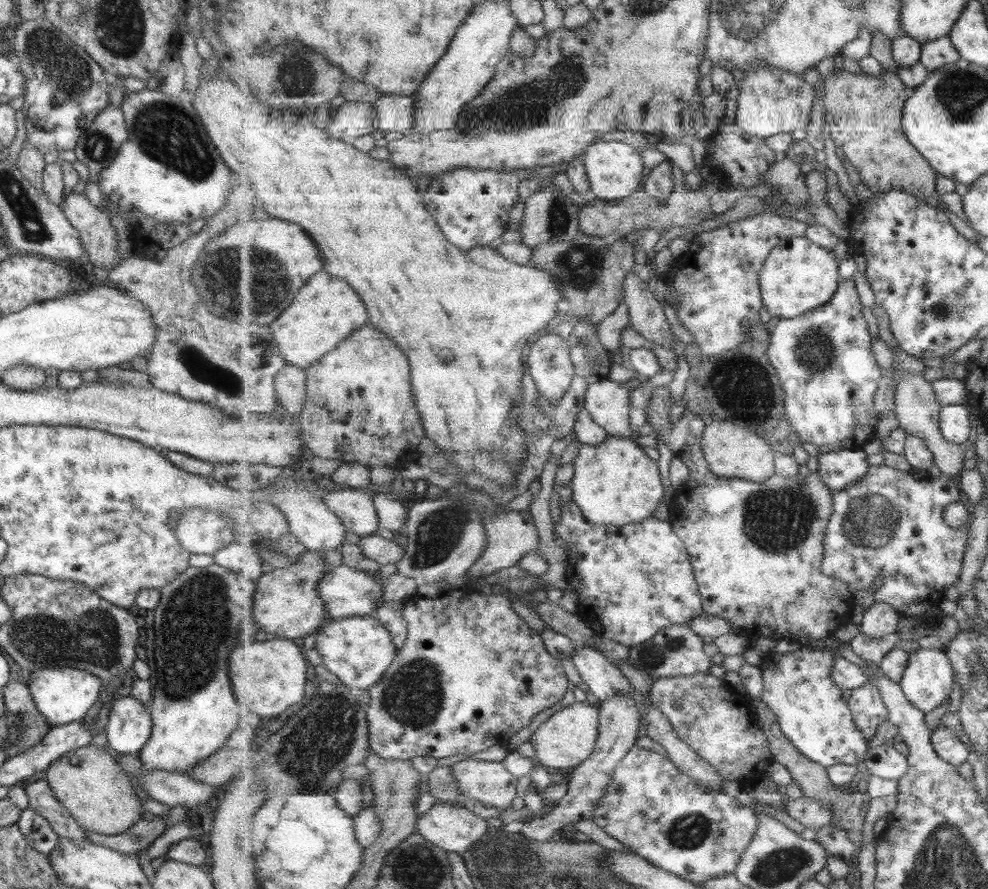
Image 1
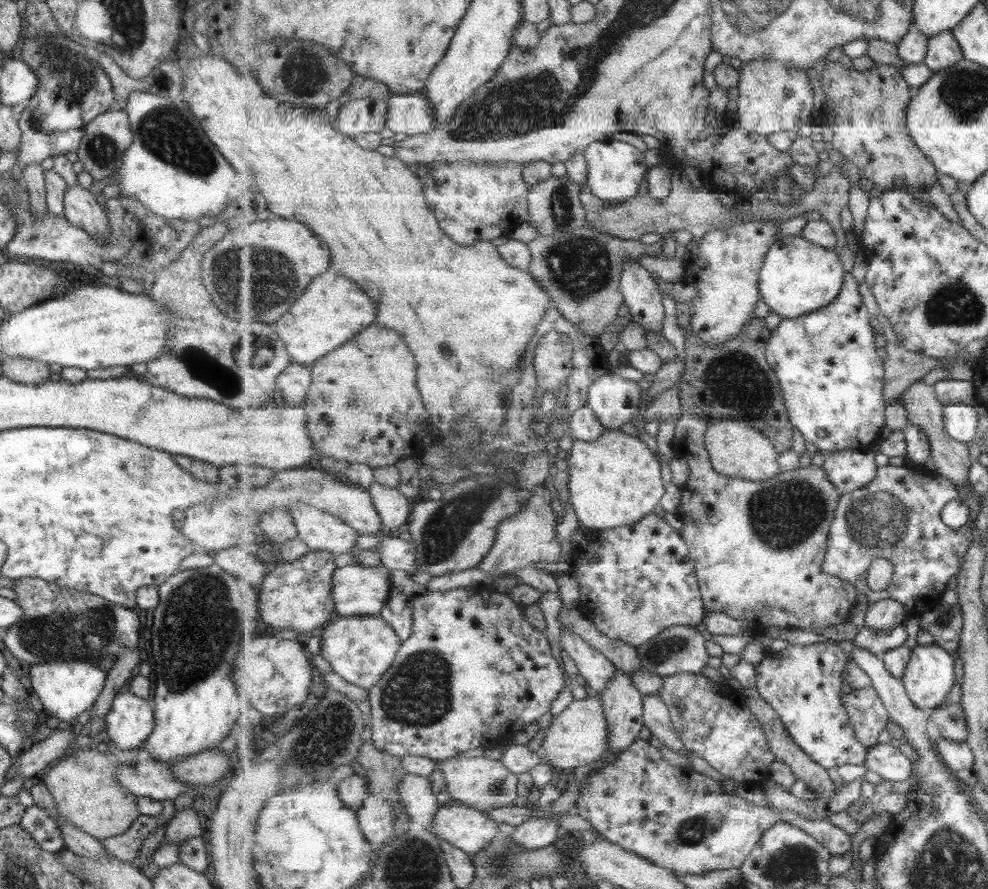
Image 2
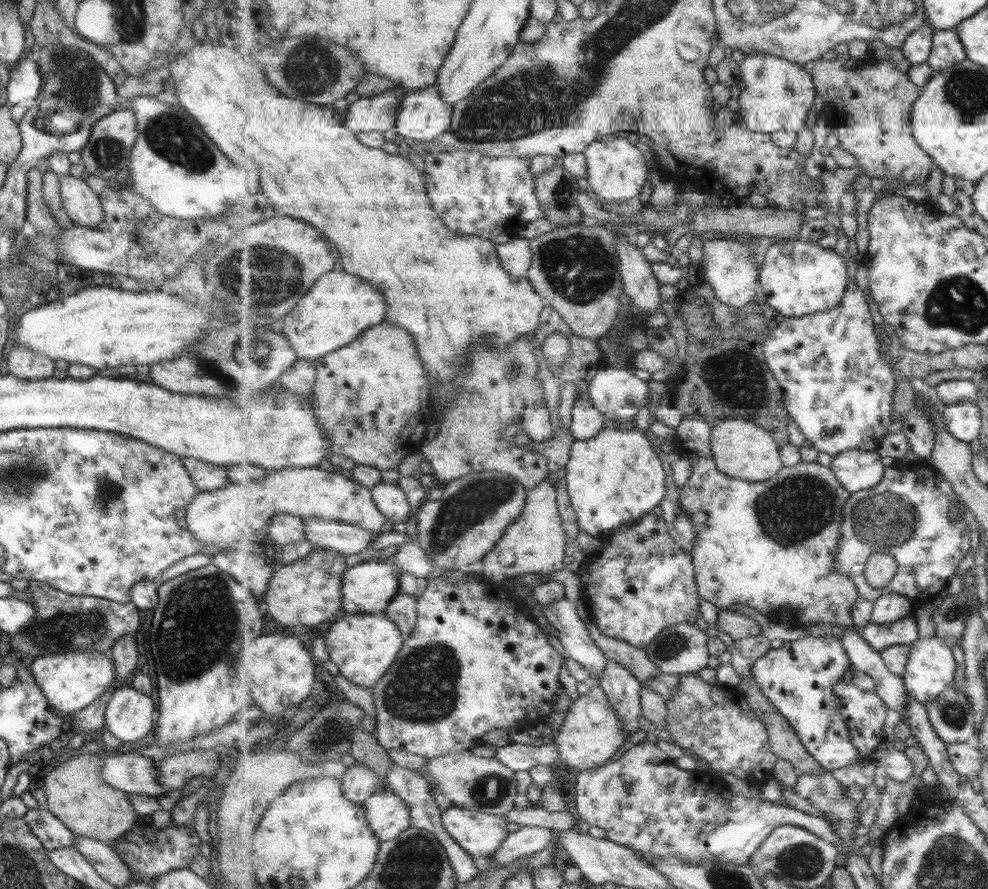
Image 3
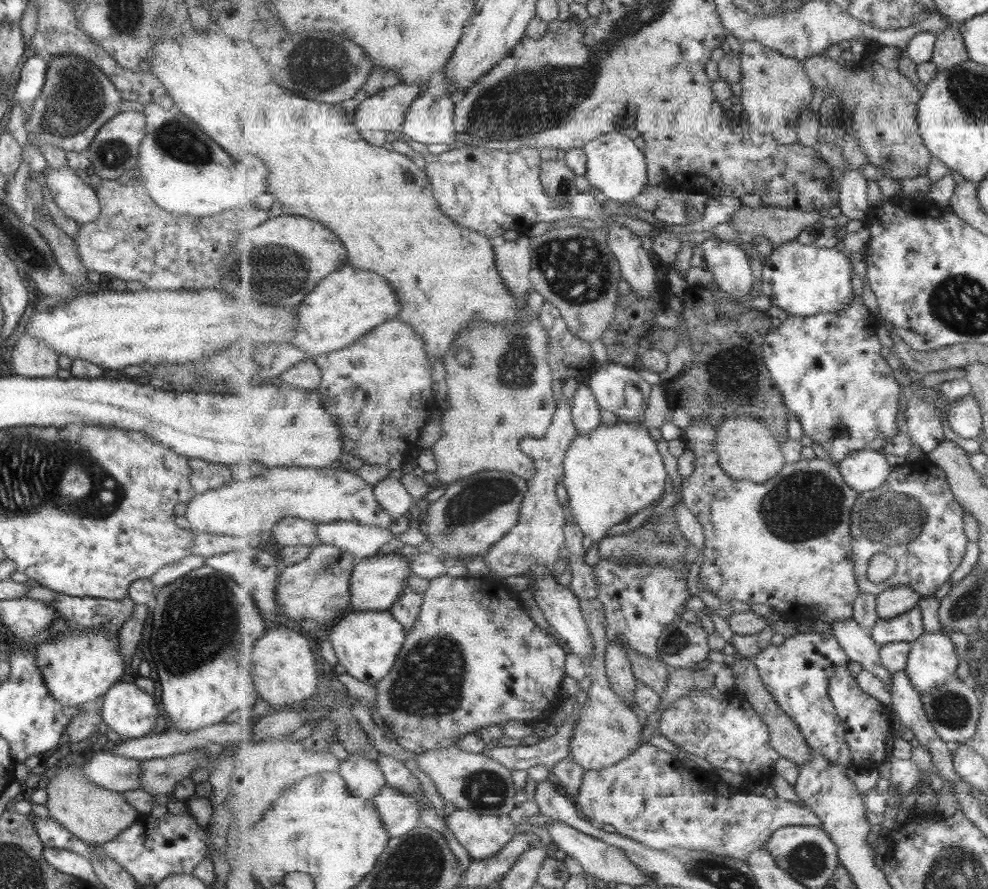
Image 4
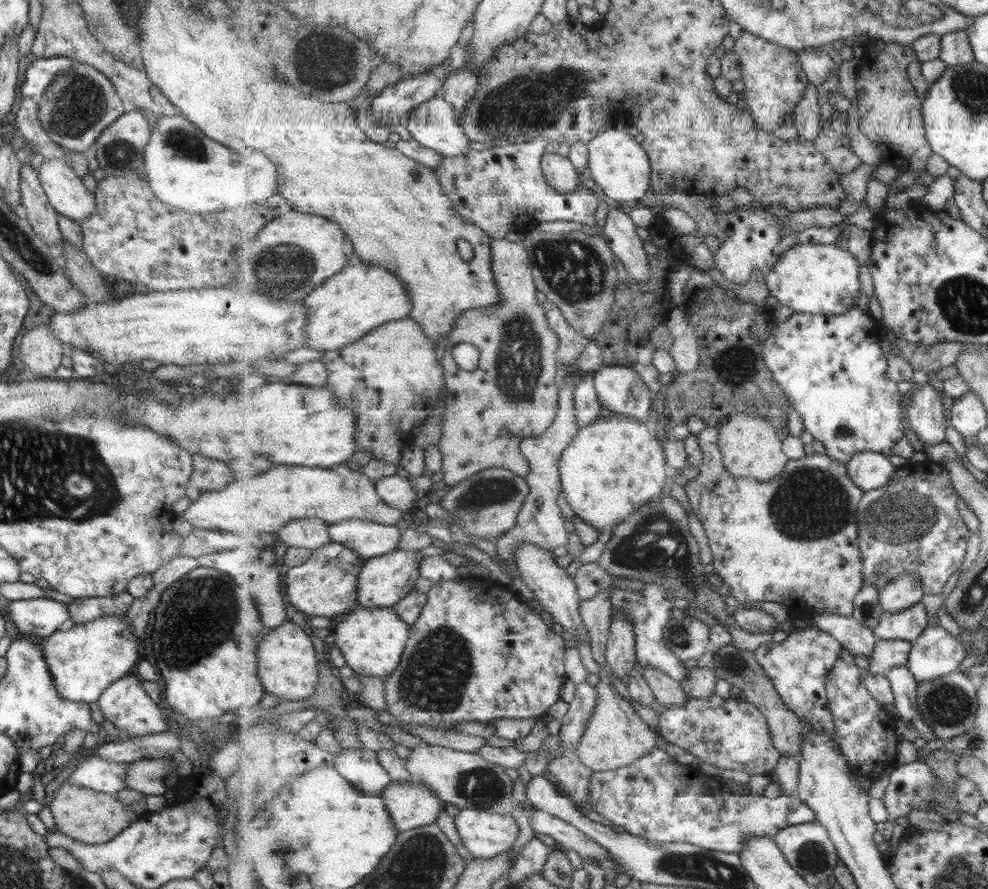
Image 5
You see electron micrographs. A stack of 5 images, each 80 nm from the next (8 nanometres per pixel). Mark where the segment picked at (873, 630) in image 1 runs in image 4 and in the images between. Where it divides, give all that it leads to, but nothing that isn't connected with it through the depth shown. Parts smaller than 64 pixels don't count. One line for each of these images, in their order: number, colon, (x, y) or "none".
2: (885, 614)
3: (891, 607)
4: (899, 599)

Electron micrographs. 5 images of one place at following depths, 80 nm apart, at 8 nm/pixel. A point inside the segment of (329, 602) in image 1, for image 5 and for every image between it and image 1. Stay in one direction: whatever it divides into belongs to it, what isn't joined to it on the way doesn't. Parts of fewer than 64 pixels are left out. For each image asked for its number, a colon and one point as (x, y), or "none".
2: (358, 590)
3: (368, 587)
4: (378, 581)
5: (384, 580)

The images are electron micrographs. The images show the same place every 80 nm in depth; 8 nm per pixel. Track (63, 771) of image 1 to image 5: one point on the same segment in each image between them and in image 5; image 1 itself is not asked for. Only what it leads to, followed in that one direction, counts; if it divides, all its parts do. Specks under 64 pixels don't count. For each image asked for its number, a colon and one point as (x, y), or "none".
2: (83, 786)
3: (76, 795)
4: (93, 814)
5: (88, 816)

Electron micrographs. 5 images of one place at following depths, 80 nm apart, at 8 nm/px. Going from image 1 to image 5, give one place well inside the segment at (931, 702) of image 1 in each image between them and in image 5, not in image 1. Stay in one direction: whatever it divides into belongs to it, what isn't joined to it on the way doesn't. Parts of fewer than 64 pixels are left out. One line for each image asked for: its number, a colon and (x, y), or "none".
2: (930, 674)
3: (931, 668)
4: (933, 660)
5: (936, 653)

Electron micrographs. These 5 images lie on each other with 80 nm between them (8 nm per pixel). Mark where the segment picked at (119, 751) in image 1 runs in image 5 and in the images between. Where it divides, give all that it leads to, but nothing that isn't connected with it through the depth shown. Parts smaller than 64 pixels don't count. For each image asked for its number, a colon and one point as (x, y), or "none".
2: (128, 723)
3: (129, 715)
4: (126, 710)
5: (124, 704)

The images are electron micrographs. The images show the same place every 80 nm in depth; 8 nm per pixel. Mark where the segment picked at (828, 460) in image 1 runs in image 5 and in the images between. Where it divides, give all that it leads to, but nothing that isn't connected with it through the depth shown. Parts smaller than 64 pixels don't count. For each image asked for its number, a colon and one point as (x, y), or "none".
2: (851, 469)
3: (857, 470)
4: (864, 470)
5: (869, 470)

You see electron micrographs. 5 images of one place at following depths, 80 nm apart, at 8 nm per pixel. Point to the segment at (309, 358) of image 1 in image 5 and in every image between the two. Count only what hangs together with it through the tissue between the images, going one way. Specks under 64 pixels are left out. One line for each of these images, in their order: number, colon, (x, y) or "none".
2: (333, 310)
3: (332, 315)
4: (351, 302)
5: (344, 309)

